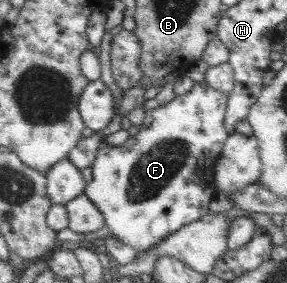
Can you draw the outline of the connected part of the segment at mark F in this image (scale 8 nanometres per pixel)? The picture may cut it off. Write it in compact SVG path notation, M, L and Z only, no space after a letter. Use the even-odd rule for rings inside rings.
M204 80L193 83L190 90L175 95L170 102L146 109L138 133L131 134L121 146L102 145L91 163L92 179L84 188L84 195L101 213L104 224L119 242L137 252L162 241L168 234L207 213L207 204L217 193L212 172L219 151L228 137L223 126L226 96Z

